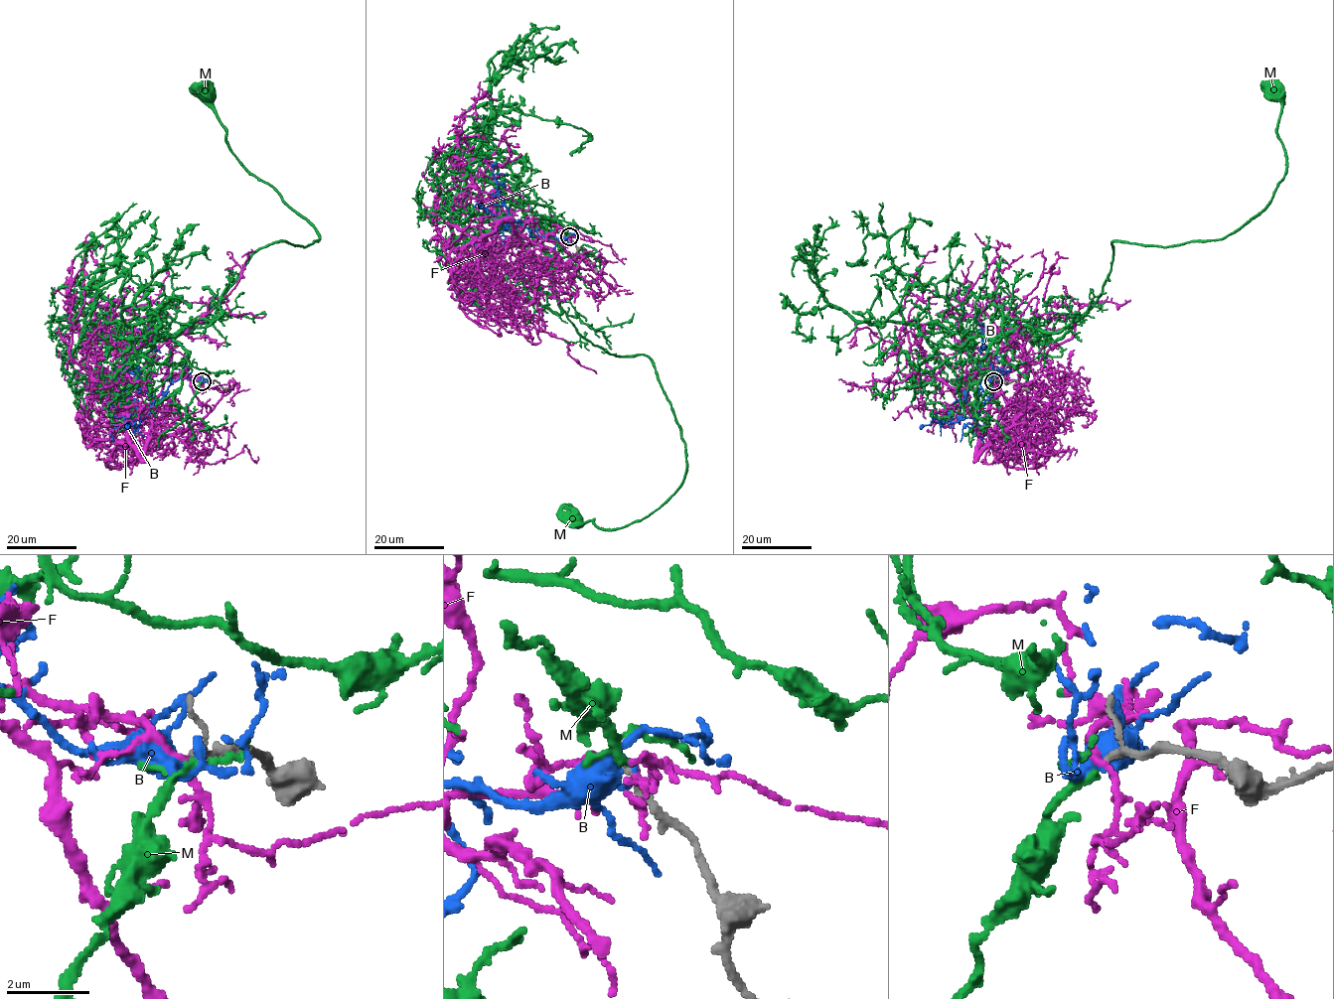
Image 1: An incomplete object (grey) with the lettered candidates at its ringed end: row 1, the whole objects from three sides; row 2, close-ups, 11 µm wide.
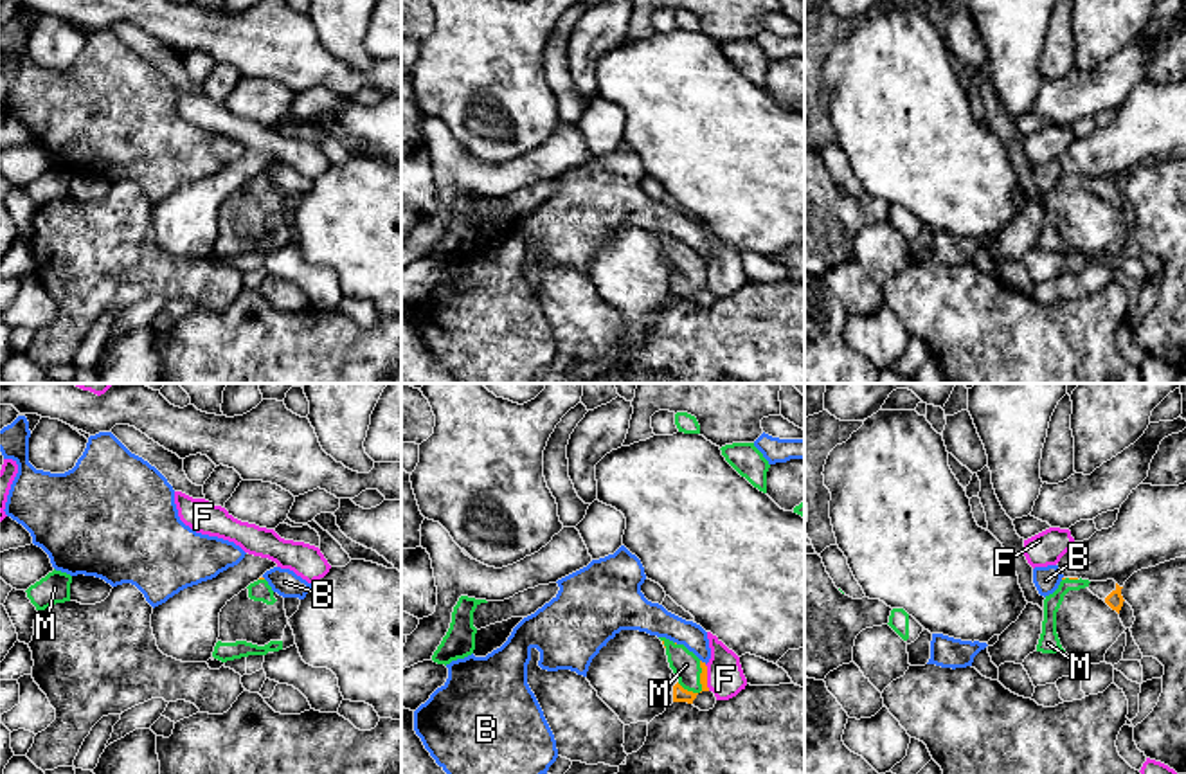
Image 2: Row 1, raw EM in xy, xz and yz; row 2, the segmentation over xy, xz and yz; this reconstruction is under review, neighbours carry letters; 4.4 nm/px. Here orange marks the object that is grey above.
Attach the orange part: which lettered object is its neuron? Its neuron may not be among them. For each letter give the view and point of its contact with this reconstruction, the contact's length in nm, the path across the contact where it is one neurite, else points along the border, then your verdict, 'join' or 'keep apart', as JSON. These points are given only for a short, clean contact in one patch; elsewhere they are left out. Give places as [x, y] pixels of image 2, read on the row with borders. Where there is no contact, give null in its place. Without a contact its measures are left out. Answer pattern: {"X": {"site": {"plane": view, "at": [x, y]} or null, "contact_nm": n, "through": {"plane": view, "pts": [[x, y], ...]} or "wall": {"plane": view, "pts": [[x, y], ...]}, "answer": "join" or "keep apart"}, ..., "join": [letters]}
{"B": {"site": {"plane": "xz", "at": [704, 663]}, "contact_nm": 40, "wall": {"plane": "xz", "pts": [[700, 659], [706, 663]]}, "answer": "keep apart"}, "F": {"site": {"plane": "xz", "at": [706, 677]}, "contact_nm": 120, "wall": {"plane": "xz", "pts": [[704, 665], [709, 690]]}, "answer": "keep apart"}, "M": {"site": {"plane": "xz", "at": [700, 679]}, "contact_nm": 160, "through": {"plane": "xz", "pts": [[702, 665], [700, 679], [686, 665]]}, "answer": "join"}, "join": ["M"]}

